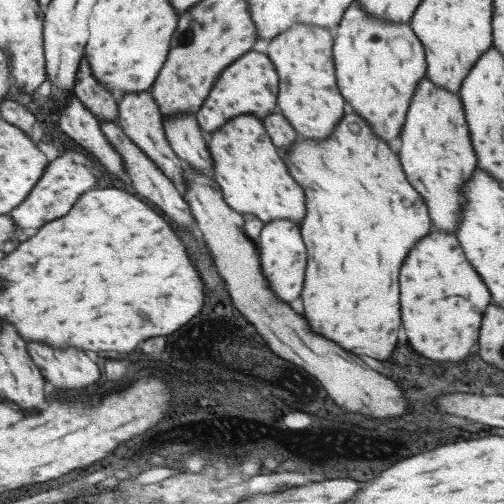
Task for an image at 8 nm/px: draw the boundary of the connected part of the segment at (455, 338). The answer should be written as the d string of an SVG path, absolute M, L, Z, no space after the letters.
M439 230L427 234L425 240L421 238L399 268L401 326L407 342L417 354L439 364L461 362L471 352L481 314L491 302L487 288L463 256L456 234Z

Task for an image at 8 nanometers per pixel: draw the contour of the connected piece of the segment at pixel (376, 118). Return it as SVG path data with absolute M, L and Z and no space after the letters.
M353 1L349 7L345 8L339 24L335 26L332 59L337 90L343 96L345 104L349 104L353 114L363 118L369 128L373 126L373 134L379 140L388 143L393 138L397 138L401 126L405 122L411 96L413 96L419 80L425 75L423 47L410 26L407 23L393 24L393 22L379 20L377 16L370 16L367 12L363 12Z

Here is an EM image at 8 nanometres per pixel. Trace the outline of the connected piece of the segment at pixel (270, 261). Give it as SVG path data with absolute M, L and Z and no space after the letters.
M271 220L263 225L259 238L256 242L259 252L259 266L261 274L271 288L273 296L279 298L285 304L291 304L301 292L301 282L303 282L303 270L307 260L307 252L300 236L299 225L289 220Z

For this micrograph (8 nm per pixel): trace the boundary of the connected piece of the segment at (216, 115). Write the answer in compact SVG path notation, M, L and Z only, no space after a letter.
M247 51L217 76L205 104L201 104L199 112L195 114L199 128L205 132L215 132L219 126L223 126L223 122L239 114L251 114L255 118L269 116L271 112L275 112L277 86L278 76L269 57L257 51Z

